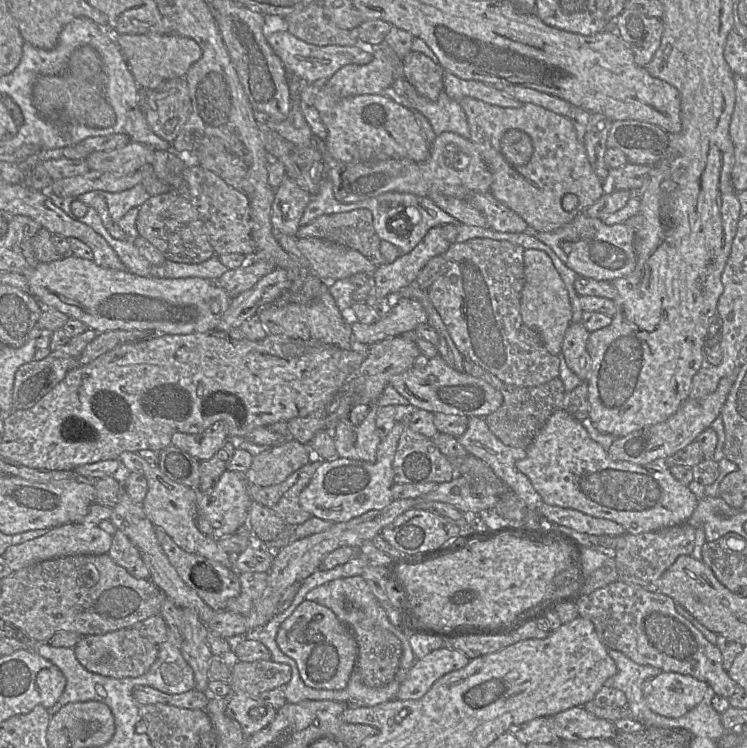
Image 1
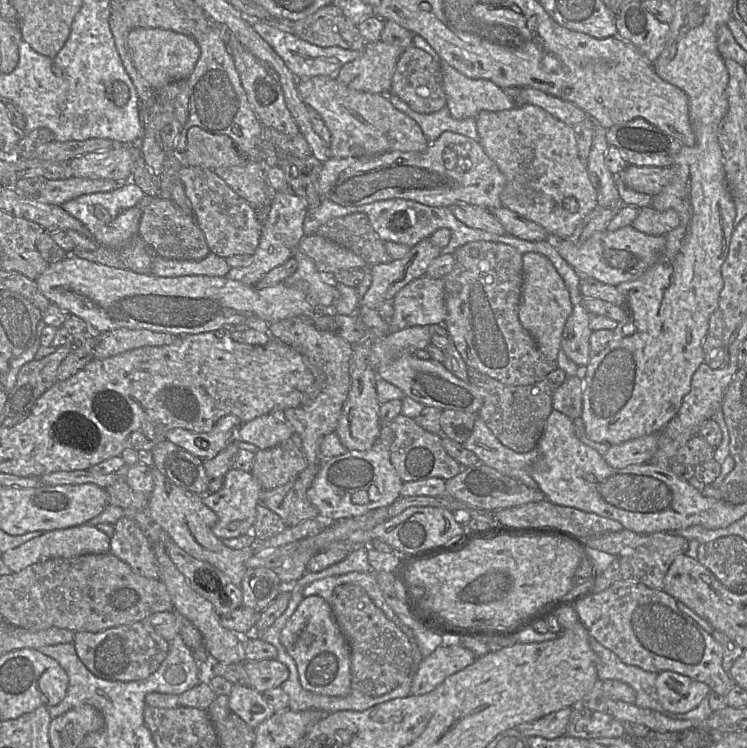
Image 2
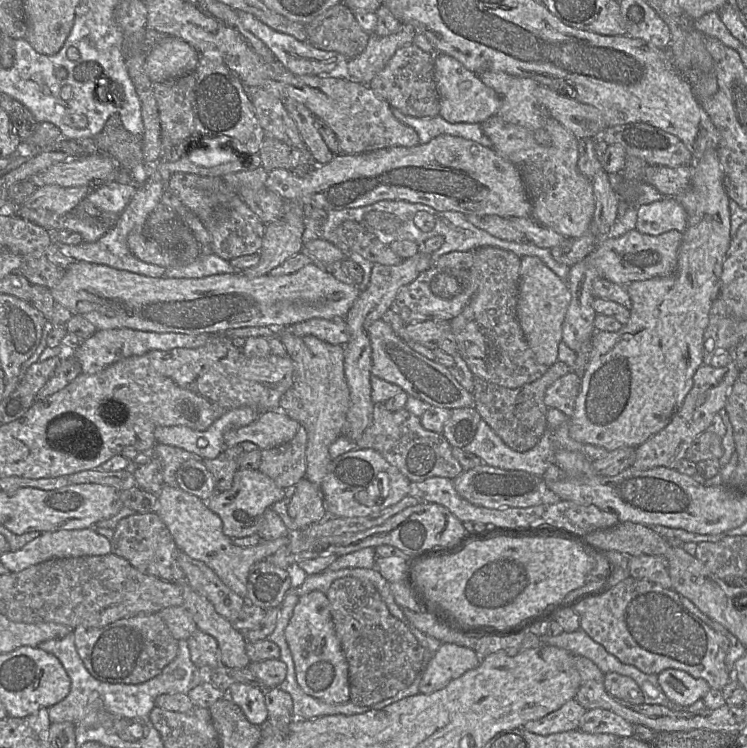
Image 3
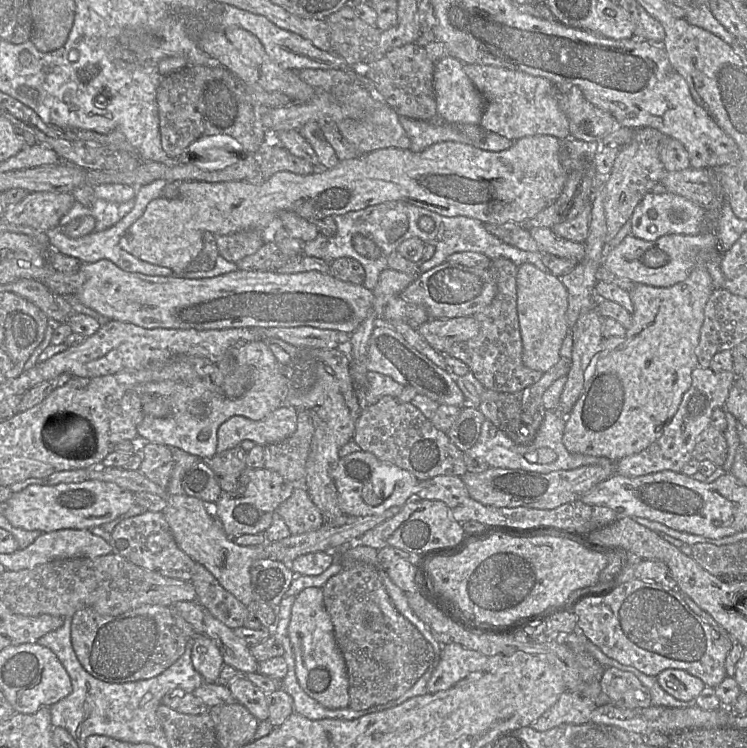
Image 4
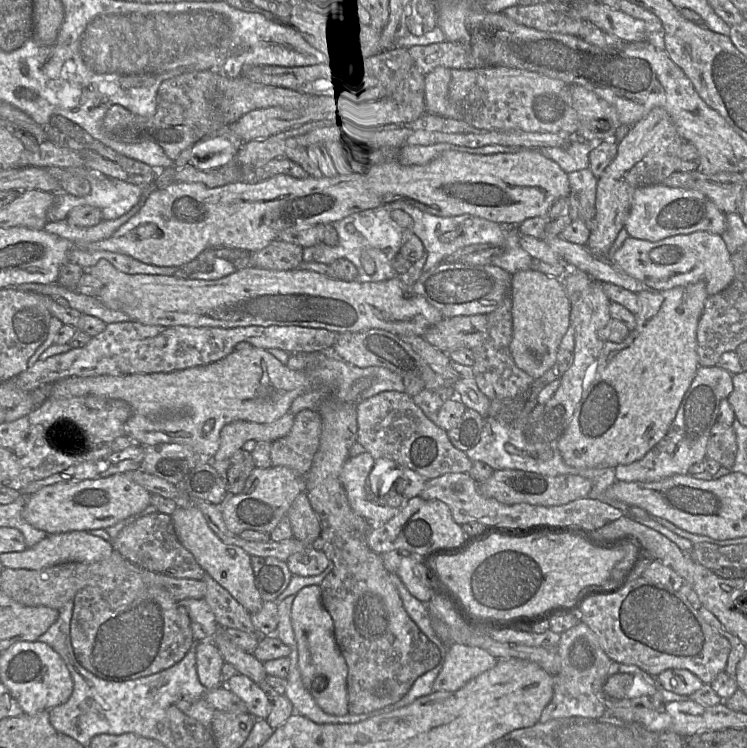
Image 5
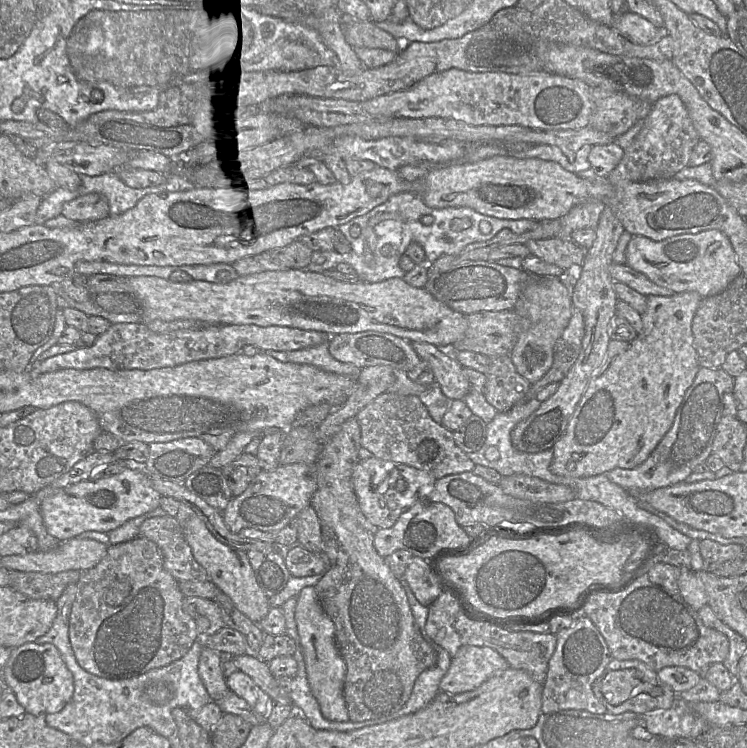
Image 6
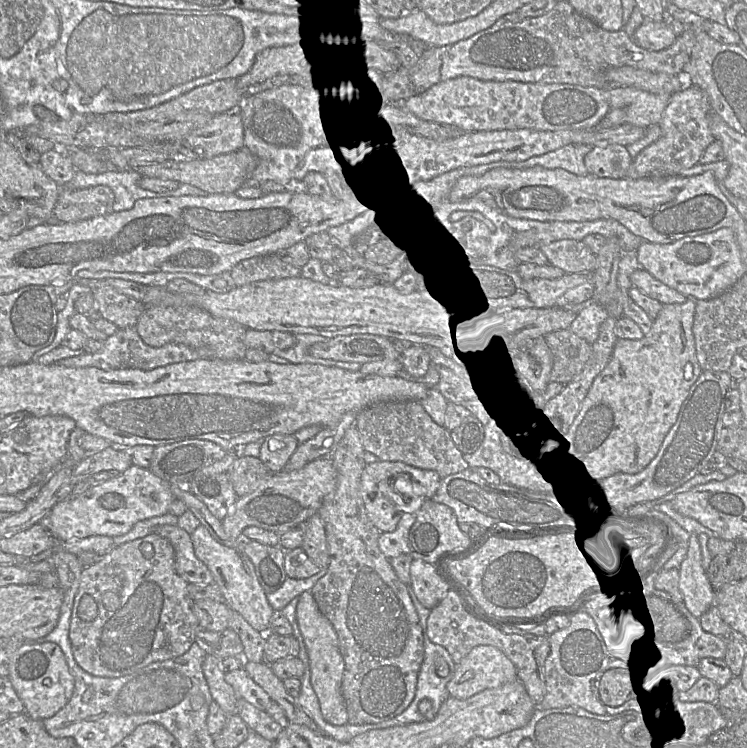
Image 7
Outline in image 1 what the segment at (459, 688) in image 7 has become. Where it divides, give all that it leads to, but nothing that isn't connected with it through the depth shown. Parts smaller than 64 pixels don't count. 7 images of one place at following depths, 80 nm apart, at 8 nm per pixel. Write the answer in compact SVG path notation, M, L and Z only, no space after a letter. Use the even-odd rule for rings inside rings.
M445 647L433 650L421 659L416 659L400 683L396 699L419 699L443 675L459 670L470 659L462 652Z

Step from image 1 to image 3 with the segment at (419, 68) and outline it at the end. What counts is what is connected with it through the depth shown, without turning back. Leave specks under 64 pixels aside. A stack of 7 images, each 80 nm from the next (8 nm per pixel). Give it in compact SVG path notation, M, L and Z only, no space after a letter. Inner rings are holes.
M414 43L400 47L384 68L368 83L377 96L389 103L392 108L403 114L430 118L439 114L440 101L434 78L435 55L425 52Z

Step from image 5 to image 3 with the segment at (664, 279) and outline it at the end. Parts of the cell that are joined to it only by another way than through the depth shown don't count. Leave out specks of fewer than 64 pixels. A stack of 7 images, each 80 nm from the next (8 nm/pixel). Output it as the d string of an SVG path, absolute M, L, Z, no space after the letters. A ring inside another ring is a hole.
M630 230L618 238L605 238L583 260L592 265L600 277L626 286L634 281L648 280L672 274L677 267L678 250L683 233L672 230L658 236Z

